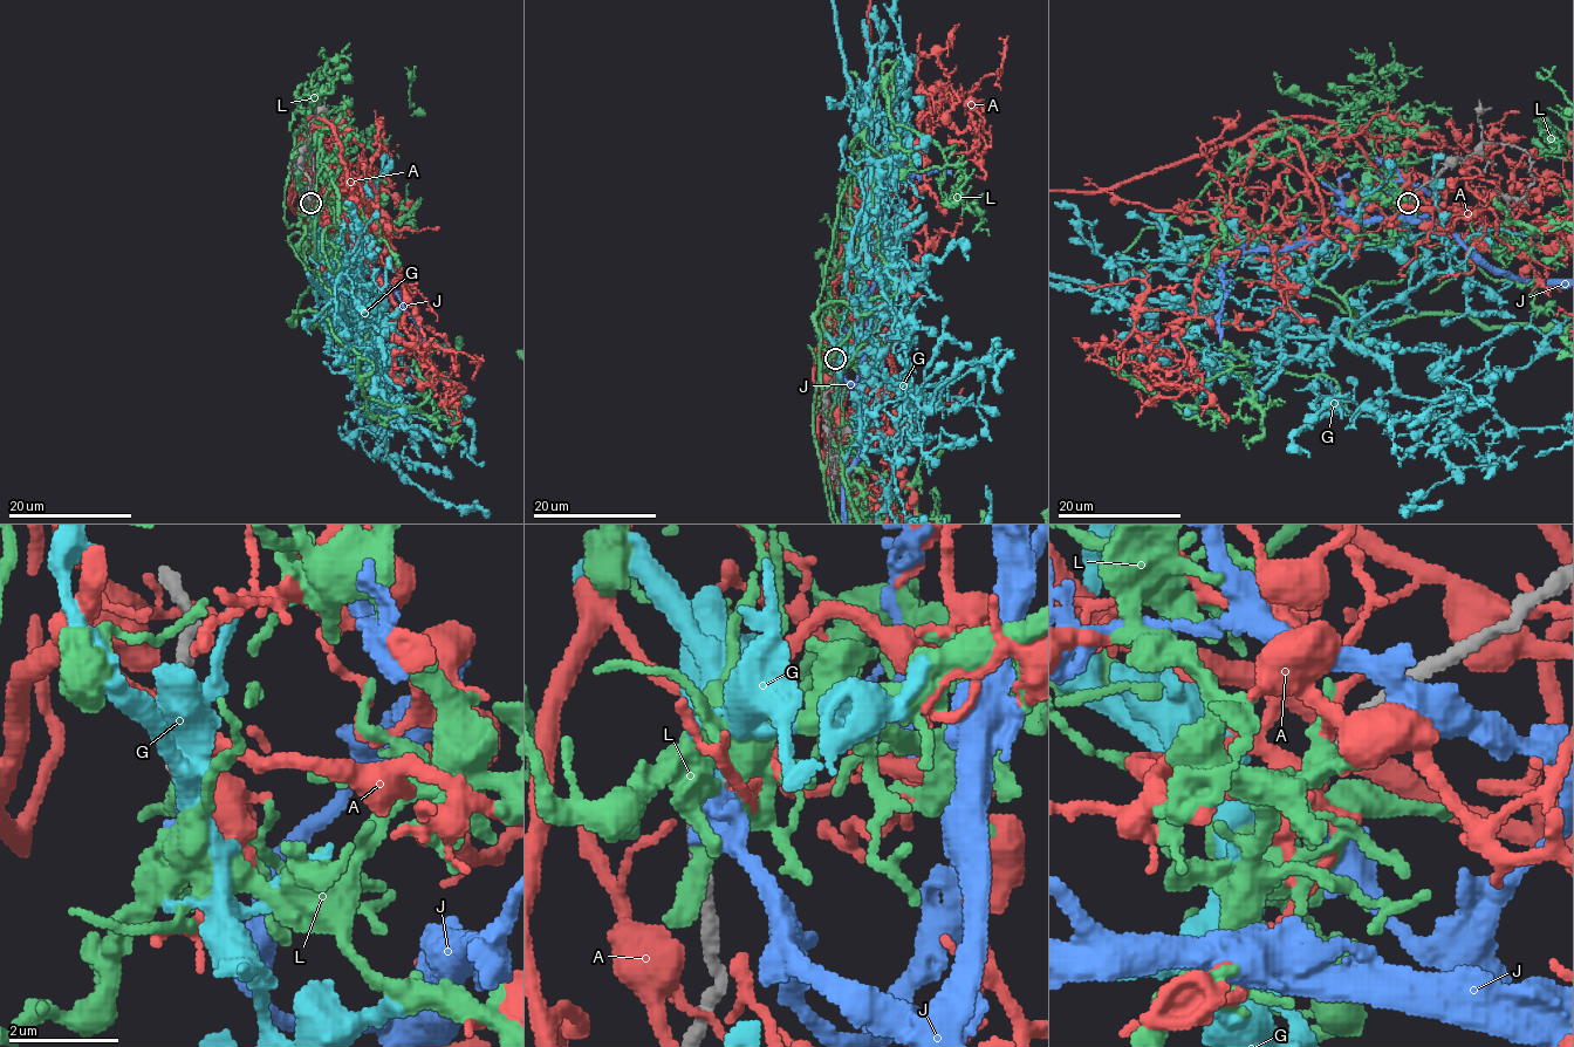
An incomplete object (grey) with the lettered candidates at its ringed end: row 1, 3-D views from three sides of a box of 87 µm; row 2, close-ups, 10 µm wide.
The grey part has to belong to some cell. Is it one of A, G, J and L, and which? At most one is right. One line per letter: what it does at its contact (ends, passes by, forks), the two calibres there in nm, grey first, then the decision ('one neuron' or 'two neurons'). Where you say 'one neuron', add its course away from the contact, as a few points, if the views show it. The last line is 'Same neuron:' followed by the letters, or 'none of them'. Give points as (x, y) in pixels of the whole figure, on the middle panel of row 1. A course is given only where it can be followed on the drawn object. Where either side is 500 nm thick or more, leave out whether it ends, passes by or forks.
A: it forks; calibres 300 and 400 nm; two neurons
G: it ends; calibres 240 and 200 nm; two neurons
J: it ends; calibres 280 and 480 nm; two neurons
L: it passes by; calibres 300 and 420 nm; two neurons
Same neuron: none of them

